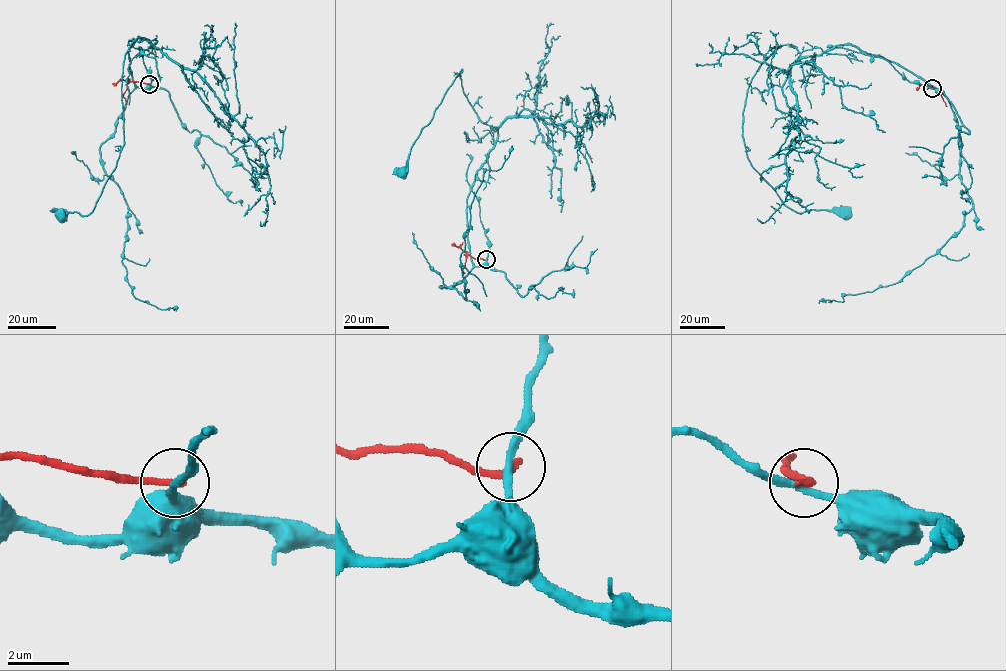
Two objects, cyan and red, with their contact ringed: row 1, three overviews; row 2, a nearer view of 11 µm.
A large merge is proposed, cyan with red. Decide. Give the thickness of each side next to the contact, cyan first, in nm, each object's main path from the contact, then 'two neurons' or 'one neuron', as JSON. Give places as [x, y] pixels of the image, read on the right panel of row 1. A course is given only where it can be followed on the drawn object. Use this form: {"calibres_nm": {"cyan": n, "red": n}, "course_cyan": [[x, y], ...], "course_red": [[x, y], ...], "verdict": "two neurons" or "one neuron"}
{"calibres_nm": {"cyan": 240, "red": 240}, "course_cyan": [[932, 88], [851, 45], [800, 52], [783, 44], [759, 67], [743, 114], [752, 167], [796, 212], [846, 211]], "course_red": [[932, 88], [940, 94], [946, 106]], "verdict": "two neurons"}

